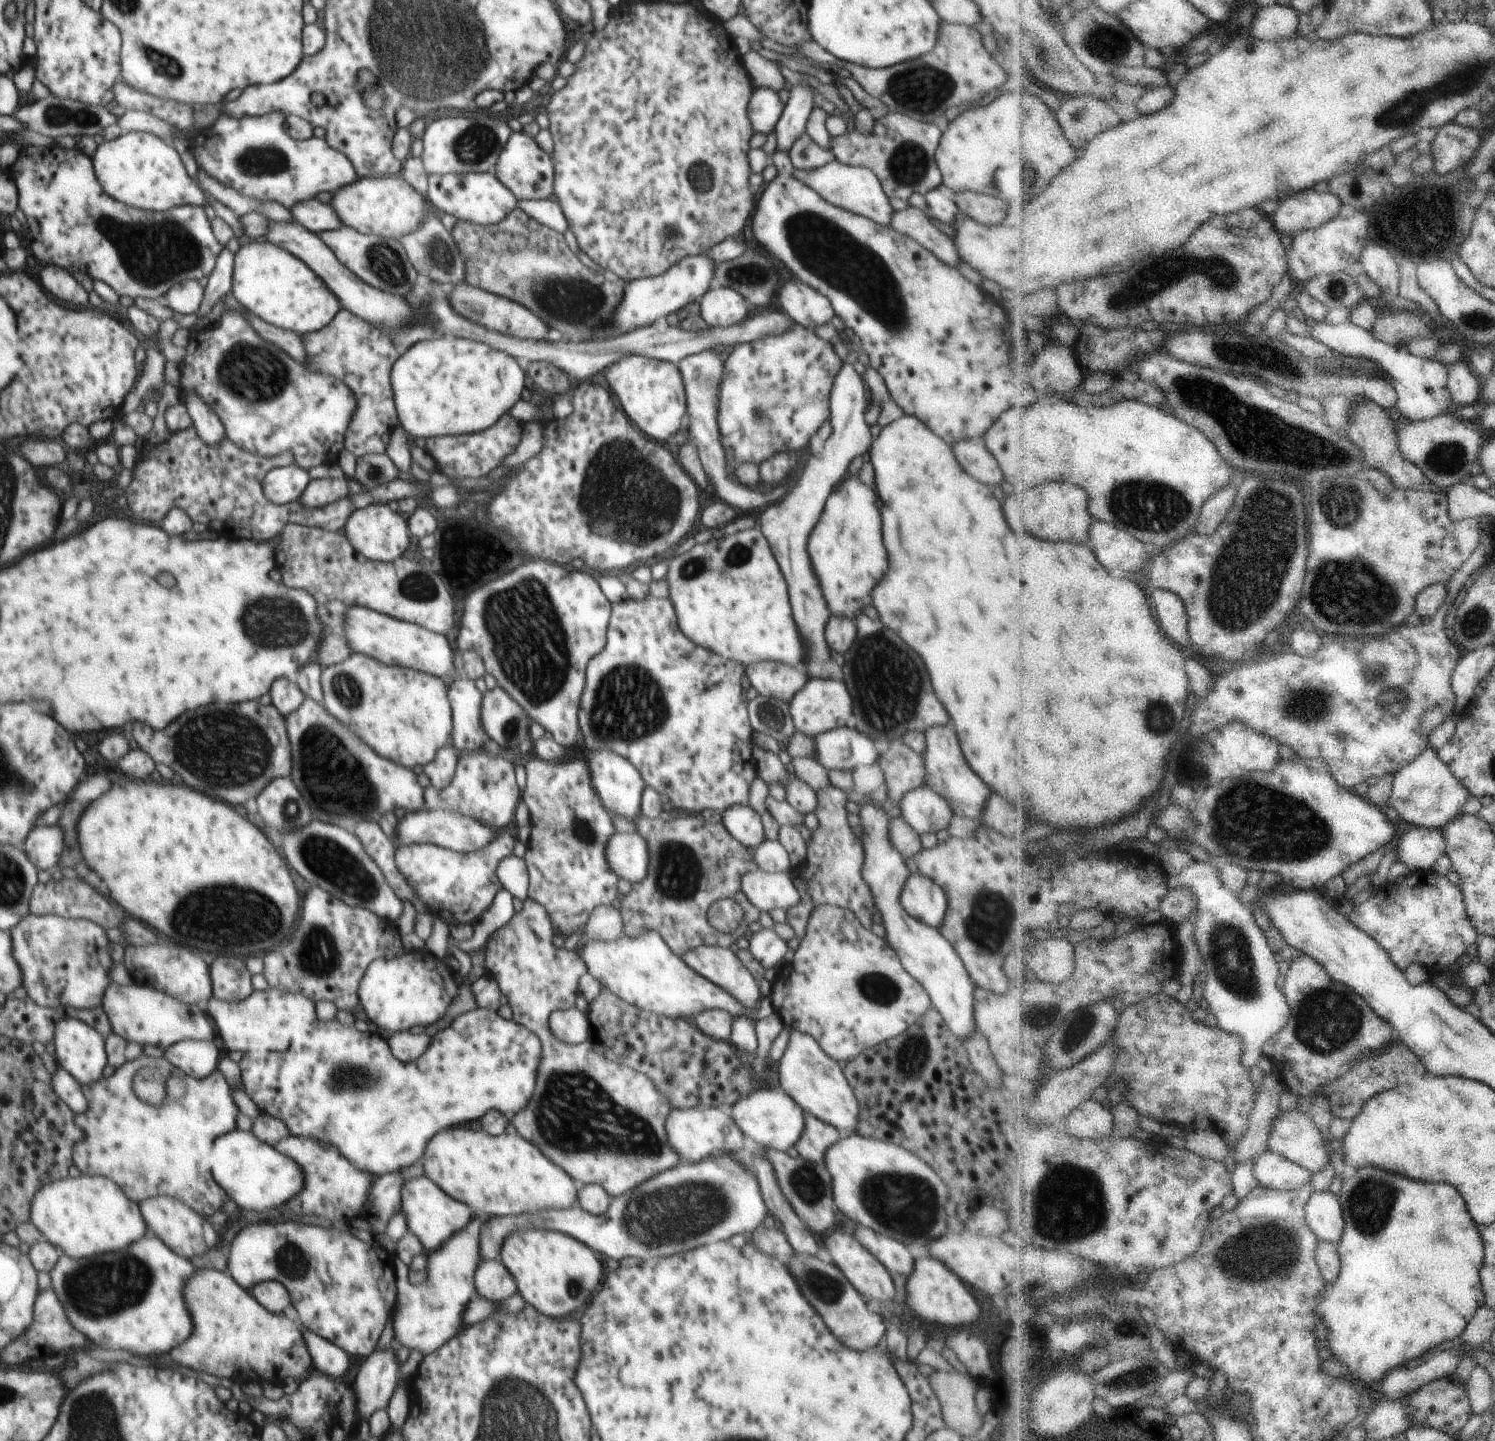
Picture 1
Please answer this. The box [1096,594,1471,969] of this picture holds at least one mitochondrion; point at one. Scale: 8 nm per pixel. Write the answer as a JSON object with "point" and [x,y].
{"point":[1251,822]}

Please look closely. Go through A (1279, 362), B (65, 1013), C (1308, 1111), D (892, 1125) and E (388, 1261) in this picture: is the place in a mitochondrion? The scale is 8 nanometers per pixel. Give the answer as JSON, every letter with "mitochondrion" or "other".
{"A":"mitochondrion","B":"other","C":"other","D":"other","E":"other"}

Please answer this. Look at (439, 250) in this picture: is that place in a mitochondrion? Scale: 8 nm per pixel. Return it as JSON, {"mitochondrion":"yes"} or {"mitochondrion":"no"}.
{"mitochondrion":"yes"}

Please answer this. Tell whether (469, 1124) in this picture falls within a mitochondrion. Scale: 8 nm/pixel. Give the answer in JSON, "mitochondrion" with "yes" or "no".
{"mitochondrion":"no"}

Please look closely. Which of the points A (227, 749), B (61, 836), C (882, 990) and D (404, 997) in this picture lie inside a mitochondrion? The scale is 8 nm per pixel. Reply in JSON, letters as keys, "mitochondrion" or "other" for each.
{"A":"mitochondrion","B":"other","C":"mitochondrion","D":"other"}

